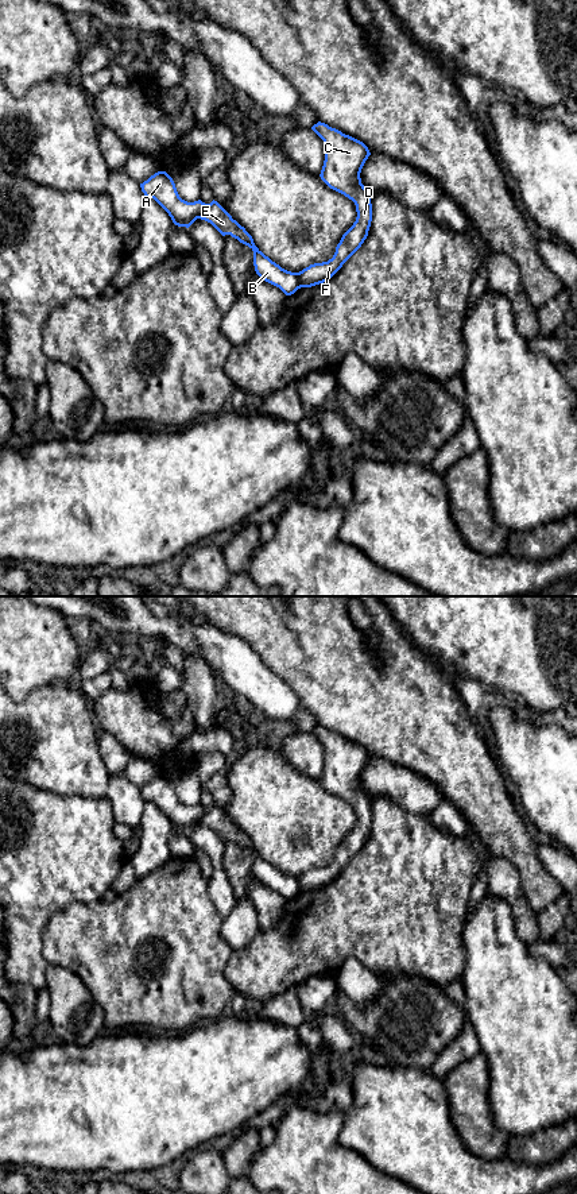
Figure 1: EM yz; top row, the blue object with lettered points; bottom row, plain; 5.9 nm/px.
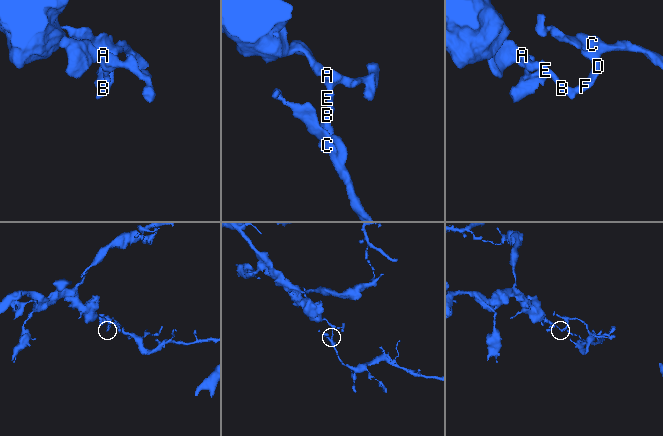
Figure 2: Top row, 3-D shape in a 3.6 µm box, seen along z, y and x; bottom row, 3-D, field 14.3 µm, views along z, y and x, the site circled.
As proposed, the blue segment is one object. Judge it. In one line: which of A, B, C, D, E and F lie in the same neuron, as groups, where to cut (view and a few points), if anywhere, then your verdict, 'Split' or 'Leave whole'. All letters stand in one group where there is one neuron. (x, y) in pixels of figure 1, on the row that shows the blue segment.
Groups: A B E / C D F. Split along yz (297, 273), (302, 286). Split

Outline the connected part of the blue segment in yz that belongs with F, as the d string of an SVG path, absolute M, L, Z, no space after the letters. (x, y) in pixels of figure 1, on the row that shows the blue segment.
M321 121L314 124L311 130L325 144L321 179L330 189L355 202L357 217L353 225L342 235L332 259L310 264L298 273L302 287L311 287L329 281L361 247L372 221L371 194L360 178L361 169L371 155L368 147L363 142Z

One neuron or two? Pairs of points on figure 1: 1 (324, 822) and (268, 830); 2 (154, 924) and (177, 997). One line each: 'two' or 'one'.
1: one
2: one

